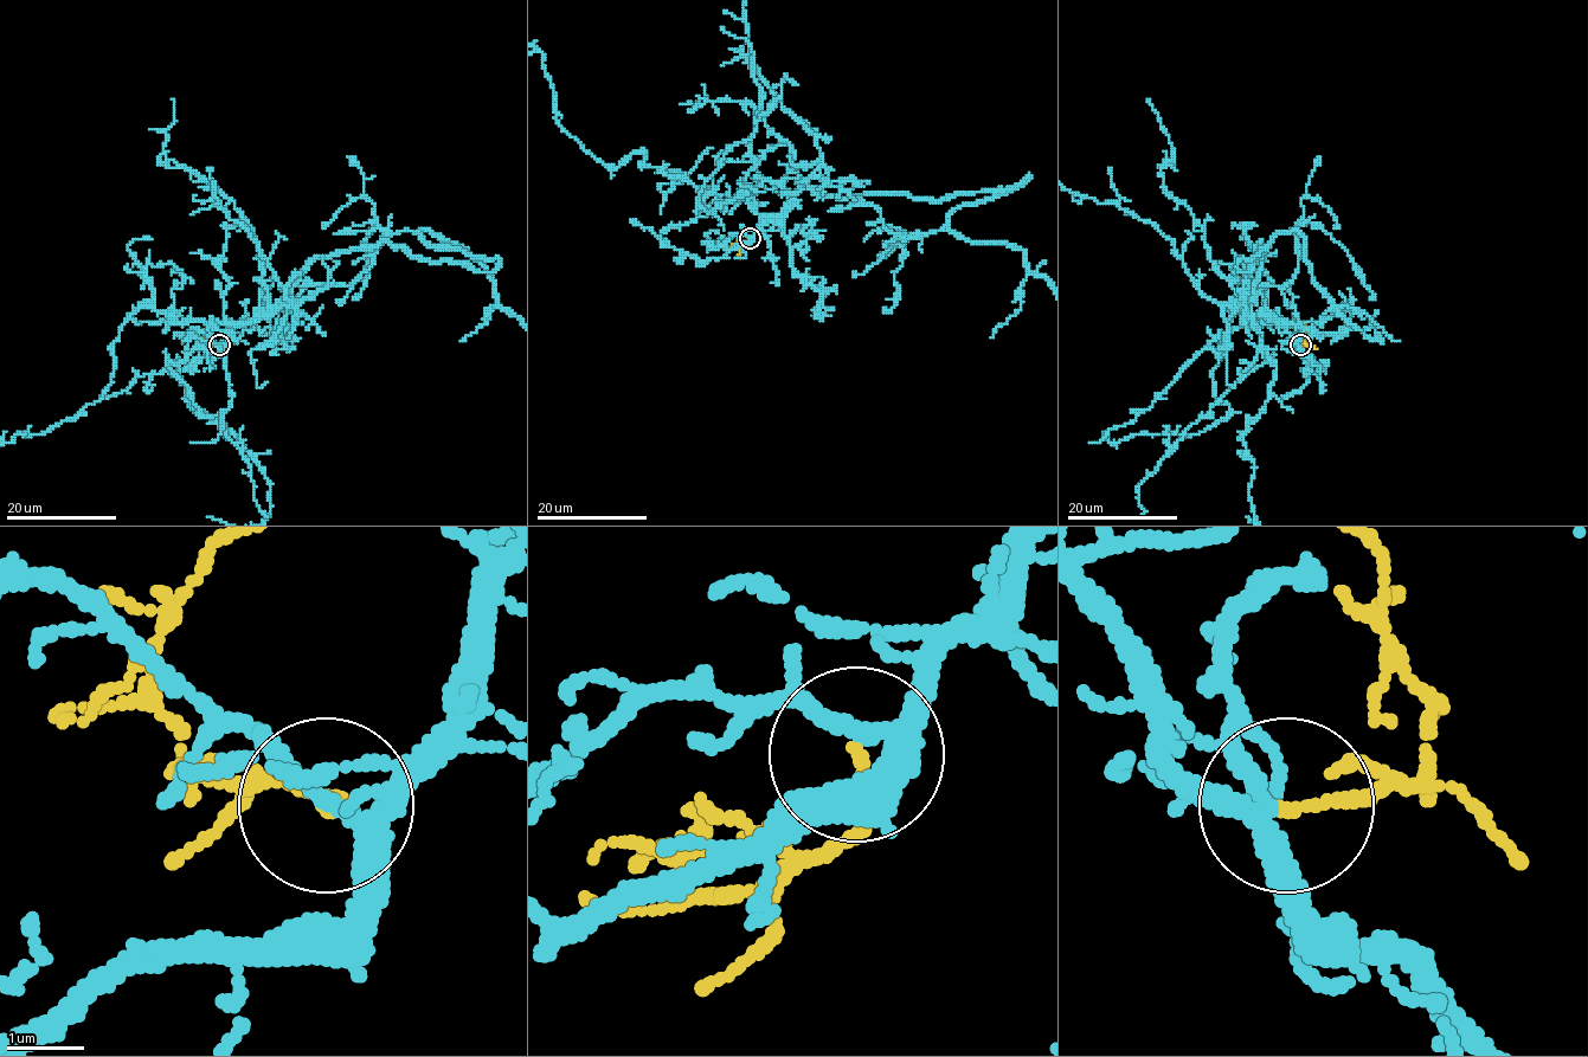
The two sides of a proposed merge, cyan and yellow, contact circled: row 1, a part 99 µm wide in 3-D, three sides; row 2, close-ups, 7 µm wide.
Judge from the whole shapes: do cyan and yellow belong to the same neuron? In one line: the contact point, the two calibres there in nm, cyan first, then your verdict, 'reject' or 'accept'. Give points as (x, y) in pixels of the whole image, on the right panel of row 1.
place (1300, 345); calibres 240 and 170 nm; accept

